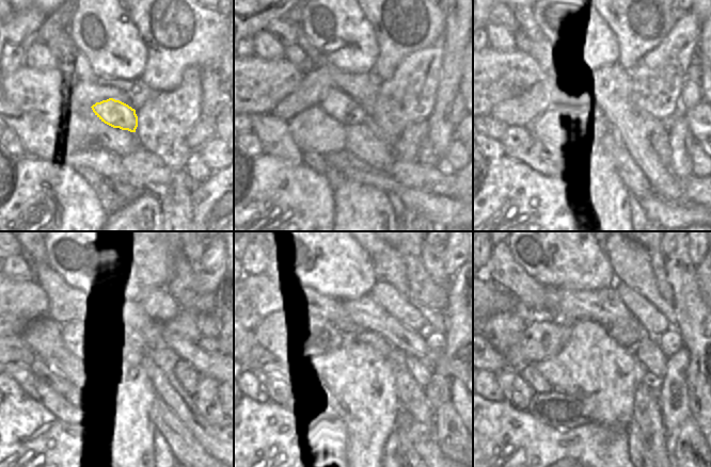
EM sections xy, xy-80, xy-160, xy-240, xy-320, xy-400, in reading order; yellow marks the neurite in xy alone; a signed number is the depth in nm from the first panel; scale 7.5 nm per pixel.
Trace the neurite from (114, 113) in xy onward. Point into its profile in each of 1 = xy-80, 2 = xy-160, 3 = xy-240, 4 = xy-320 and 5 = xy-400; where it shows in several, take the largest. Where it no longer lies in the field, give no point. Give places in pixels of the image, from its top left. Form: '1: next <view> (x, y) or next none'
1: next xy-80 (336, 103)
2: next xy-160 (569, 102)
3: next xy-240 (70, 331)
4: next xy-320 (312, 336)
5: next xy-400 (543, 338)

